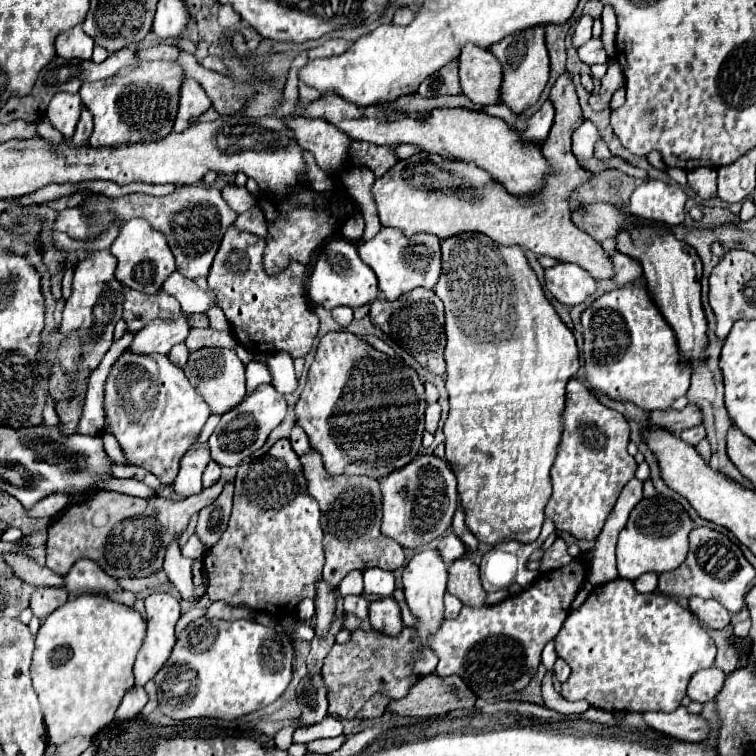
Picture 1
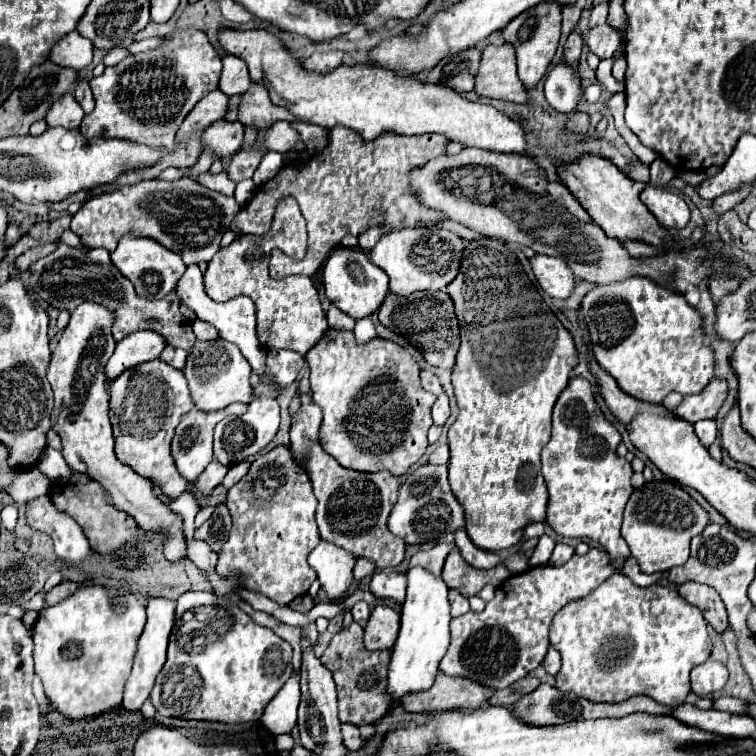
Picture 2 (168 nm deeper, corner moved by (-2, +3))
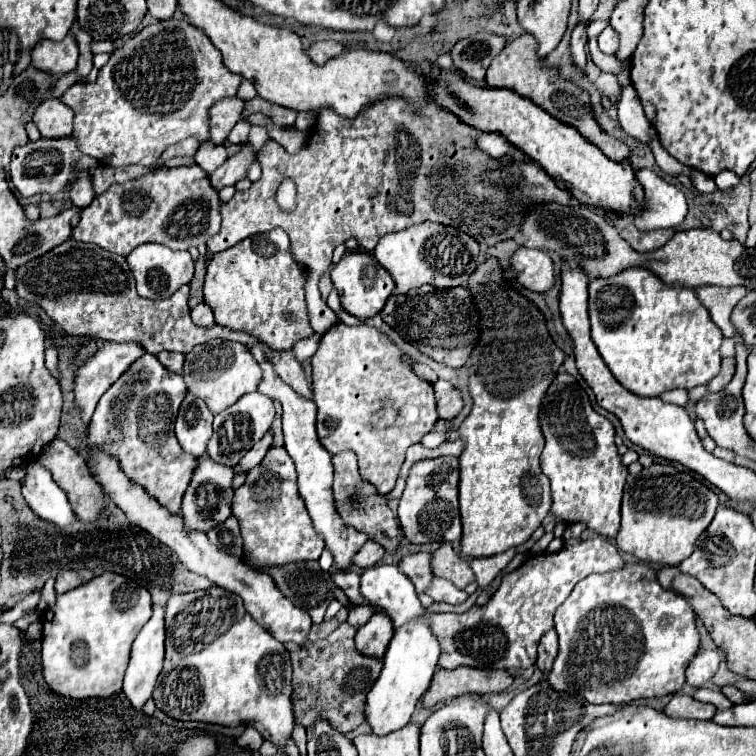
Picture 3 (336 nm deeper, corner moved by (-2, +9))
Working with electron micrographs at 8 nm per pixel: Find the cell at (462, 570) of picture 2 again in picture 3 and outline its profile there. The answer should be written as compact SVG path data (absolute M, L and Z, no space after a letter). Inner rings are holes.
M443 542L439 550L433 552L433 560L431 560L431 566L433 566L433 572L435 576L439 578L447 578L451 580L457 588L465 590L467 584L475 582L475 574L469 566L469 562L465 562L459 554L459 542L455 544L449 544L449 542Z

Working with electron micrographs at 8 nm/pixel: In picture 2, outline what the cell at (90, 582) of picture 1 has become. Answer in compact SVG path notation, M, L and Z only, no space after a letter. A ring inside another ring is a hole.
M39 496L27 502L25 520L35 532L51 536L55 554L67 562L83 562L89 554L89 542L81 526L65 512L61 512L49 496Z

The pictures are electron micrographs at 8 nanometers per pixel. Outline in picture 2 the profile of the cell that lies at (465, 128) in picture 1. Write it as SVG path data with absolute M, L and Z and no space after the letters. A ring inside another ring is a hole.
M219 28L219 44L225 54L241 58L253 82L261 82L273 104L287 110L297 110L297 116L309 124L323 128L347 126L357 130L365 140L377 138L383 132L397 134L443 134L467 148L485 148L509 154L525 152L523 130L517 122L503 116L487 104L469 102L457 90L425 84L417 76L399 76L393 70L375 66L337 66L329 74L307 72L303 64L283 46L283 42L265 30L229 30Z

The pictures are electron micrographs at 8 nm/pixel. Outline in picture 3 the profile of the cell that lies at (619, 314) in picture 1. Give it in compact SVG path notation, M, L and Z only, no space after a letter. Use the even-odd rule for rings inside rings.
M627 268L611 278L595 278L589 282L589 318L591 338L611 370L611 374L633 394L661 396L675 388L695 388L707 384L717 376L721 356L719 346L723 334L711 320L707 308L699 302L695 290L663 284L653 272L645 268Z

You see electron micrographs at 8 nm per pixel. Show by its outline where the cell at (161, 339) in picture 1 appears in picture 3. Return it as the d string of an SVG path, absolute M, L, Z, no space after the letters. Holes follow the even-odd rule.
M103 342L99 346L97 354L77 370L73 392L75 392L75 400L77 400L77 406L81 408L81 416L83 416L85 424L89 424L89 420L93 416L93 410L95 410L99 398L103 396L103 392L143 354L145 354L145 350L141 350L141 346L135 344L135 342L123 342L123 344L119 344L119 342Z

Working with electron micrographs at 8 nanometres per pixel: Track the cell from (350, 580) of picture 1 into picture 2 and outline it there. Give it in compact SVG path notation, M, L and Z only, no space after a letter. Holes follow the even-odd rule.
M359 558L355 566L355 580L365 580L375 572L375 564L367 558Z

